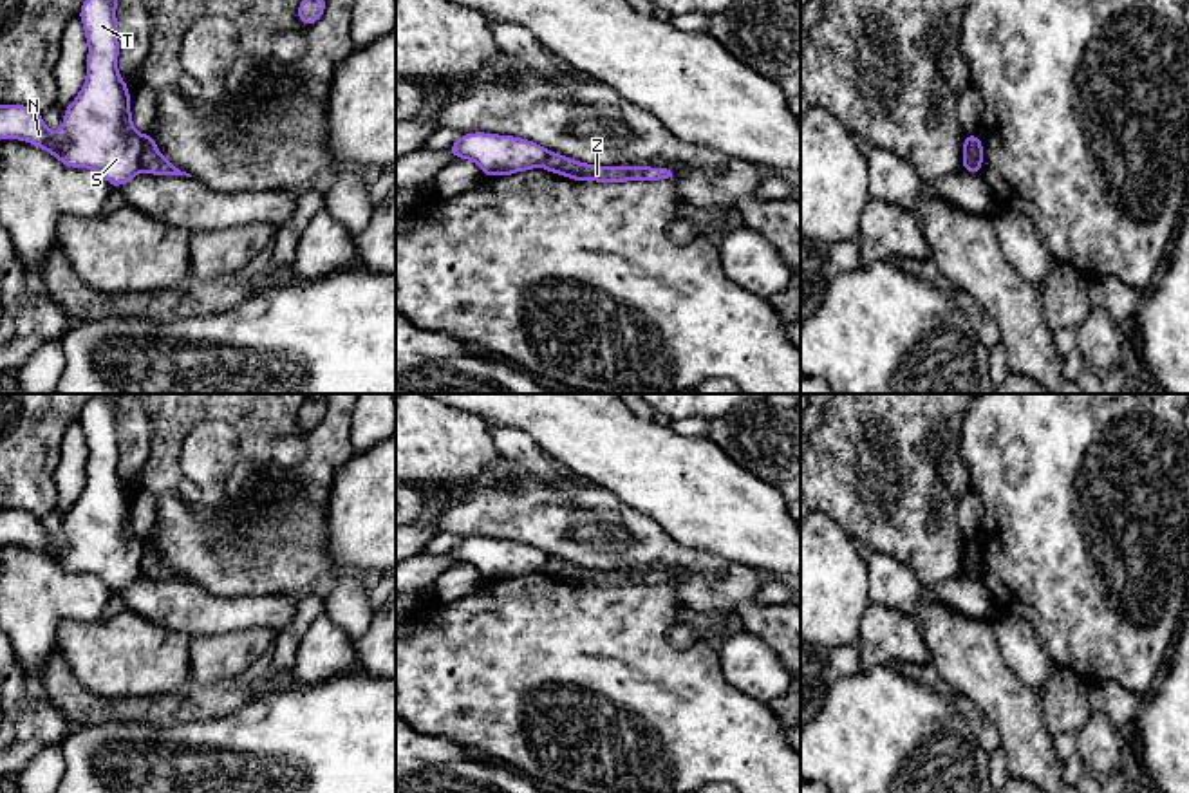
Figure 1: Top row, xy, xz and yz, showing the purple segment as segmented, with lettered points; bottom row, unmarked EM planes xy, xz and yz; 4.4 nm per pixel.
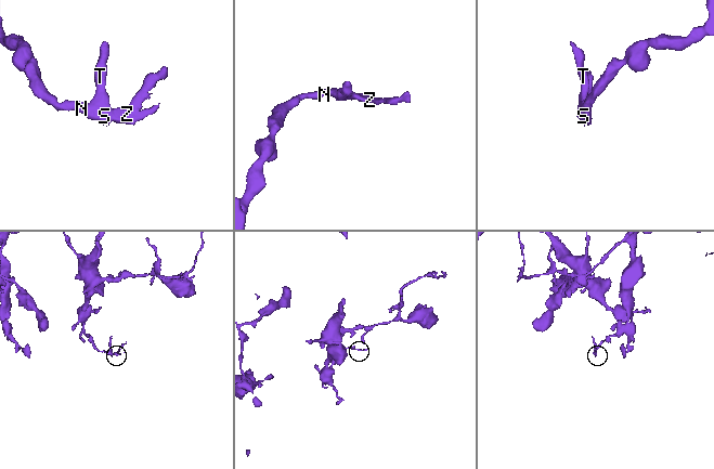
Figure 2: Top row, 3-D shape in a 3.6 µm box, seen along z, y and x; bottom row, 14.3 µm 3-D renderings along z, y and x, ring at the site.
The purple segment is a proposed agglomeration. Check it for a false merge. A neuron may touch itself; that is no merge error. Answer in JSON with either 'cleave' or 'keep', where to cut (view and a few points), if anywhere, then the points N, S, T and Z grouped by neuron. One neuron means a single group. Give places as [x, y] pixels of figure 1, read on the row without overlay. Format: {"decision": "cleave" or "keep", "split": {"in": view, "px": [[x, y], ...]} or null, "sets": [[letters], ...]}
{"decision": "cleave", "split": {"in": "xy", "px": [[143, 541], [140, 575]]}, "sets": [["N", "S", "T"], ["Z"]]}

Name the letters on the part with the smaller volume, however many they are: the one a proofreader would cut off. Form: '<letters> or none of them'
Z

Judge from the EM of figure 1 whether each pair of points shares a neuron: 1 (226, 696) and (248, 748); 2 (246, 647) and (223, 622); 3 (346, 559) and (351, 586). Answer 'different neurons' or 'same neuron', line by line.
1: different neurons
2: different neurons
3: different neurons

